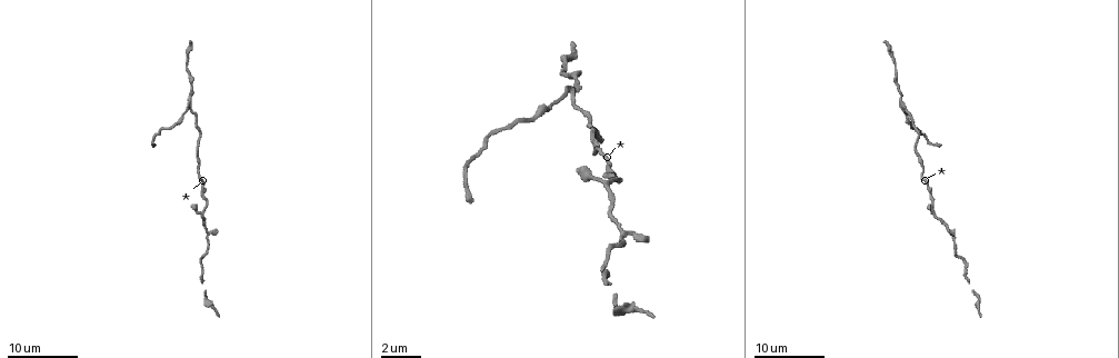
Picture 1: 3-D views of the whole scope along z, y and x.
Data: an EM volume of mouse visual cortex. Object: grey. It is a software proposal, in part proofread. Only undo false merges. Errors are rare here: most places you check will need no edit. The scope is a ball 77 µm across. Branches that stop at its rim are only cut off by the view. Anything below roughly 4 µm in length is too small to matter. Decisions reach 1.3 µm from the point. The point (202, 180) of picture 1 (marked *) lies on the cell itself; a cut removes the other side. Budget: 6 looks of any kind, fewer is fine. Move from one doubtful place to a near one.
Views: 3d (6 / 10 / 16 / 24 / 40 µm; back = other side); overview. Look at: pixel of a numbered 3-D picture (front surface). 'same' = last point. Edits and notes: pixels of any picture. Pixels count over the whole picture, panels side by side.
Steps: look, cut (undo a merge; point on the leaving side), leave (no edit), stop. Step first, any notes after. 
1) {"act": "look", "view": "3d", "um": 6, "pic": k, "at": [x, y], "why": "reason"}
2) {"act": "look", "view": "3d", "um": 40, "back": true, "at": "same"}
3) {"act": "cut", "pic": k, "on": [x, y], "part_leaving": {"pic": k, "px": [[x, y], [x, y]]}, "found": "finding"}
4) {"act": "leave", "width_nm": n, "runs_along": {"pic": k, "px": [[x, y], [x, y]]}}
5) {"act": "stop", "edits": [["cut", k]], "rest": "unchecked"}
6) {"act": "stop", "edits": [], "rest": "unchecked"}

{"act": "look", "view": "3d", "um": 16, "pic": 1, "at": [933, 207], "why": "narrows sharply"}

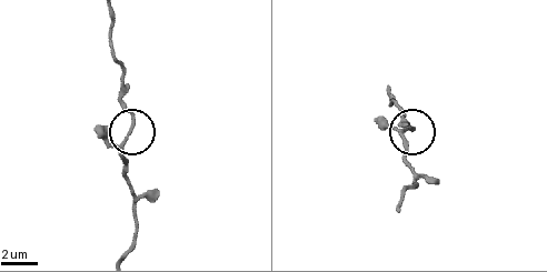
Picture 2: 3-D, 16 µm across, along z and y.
{"act": "look", "view": "3d", "um": 6, "pic": 2, "at": [407, 127]}

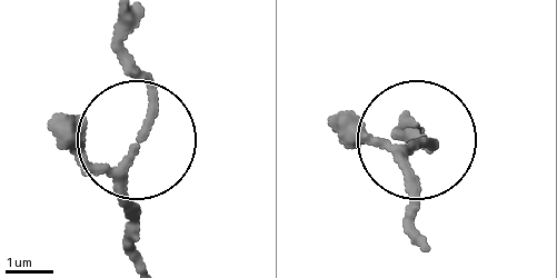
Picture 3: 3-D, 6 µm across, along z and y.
{"act": "leave", "runs_along": {"pic": 3, "px": [[403, 118], [427, 138], [403, 155], [415, 230]]}, "found": "one cell here"}

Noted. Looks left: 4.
{"act": "look", "view": "3d", "um": 16, "pic": 1, "at": [198, 167], "why": "thick turns thin"}

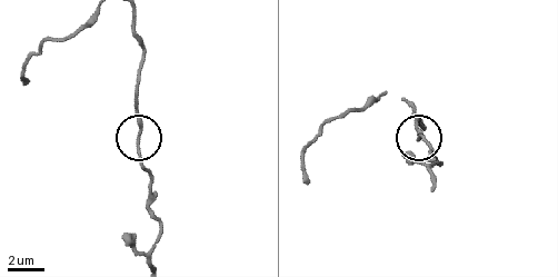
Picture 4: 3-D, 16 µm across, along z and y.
{"act": "look", "view": "3d", "um": 6, "pic": 4, "at": [139, 139]}

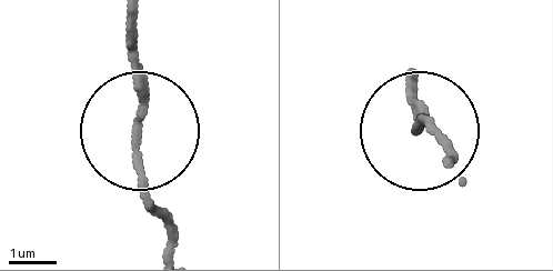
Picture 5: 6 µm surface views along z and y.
{"act": "leave", "runs_along": {"pic": 5, "px": [[163, 213], [143, 181], [131, 14]]}, "found": "one cell here"}

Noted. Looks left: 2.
{"act": "look", "view": "3d", "um": 16, "pic": 1, "at": [563, 92], "why": "a fork"}

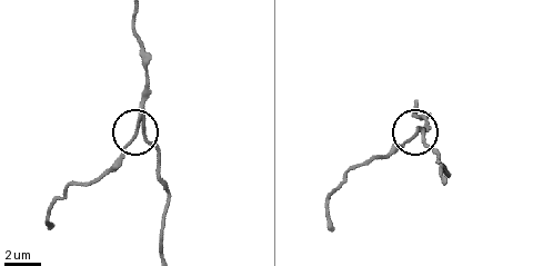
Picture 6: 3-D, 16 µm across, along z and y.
{"act": "look", "view": "3d", "um": 10, "pic": 6, "at": [134, 131]}

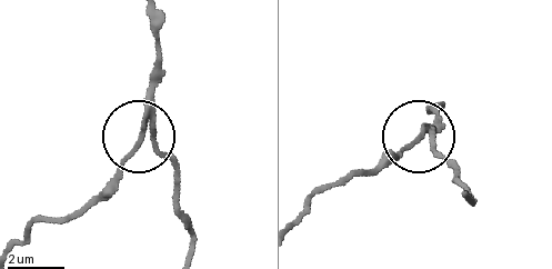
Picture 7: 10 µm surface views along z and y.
{"act": "cut", "pic": 7, "on": [132, 150], "part_leaving": {"pic": 7, "px": [[144, 118], [116, 173], [88, 201], [44, 218], [23, 238]]}, "found": "two cells meet here"}

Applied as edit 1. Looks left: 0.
{"act": "stop", "edits": [["cut", 7]], "rest": "unchecked"}

